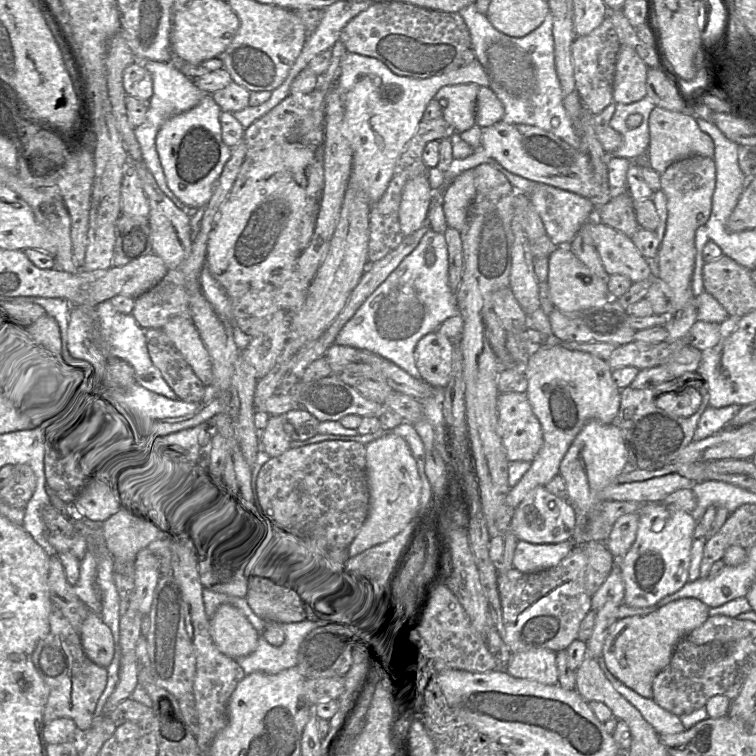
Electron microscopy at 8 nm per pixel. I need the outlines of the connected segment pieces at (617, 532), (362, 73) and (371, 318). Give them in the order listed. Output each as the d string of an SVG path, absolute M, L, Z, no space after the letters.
M637 512L625 514L614 523L606 546L615 559L623 559L636 539L639 525Z
M346 53L336 84L345 108L341 131L353 152L350 179L358 184L370 204L380 200L385 193L399 157L438 90L443 86L466 83L489 87L487 75L476 59L468 66L441 75L415 79L393 73L374 57Z
M432 229L404 258L388 278L365 300L343 326L335 344L367 350L393 362L420 379L414 350L419 340L437 330L448 318L460 315L455 293L449 285L448 247L445 234Z

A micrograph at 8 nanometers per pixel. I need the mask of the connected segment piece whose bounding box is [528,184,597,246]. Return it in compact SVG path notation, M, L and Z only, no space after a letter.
M546 184L536 185L528 196L543 222L546 234L556 246L569 246L580 228L588 220L595 218L597 211L590 199Z

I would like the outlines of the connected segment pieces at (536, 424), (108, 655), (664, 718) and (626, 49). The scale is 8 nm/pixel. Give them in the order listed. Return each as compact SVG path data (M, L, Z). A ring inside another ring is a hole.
M500 393L497 402L499 434L510 461L532 462L544 439L539 419L526 393Z
M90 611L80 627L86 655L98 665L108 667L114 657L115 643L110 627L100 614Z
M597 658L600 669L616 692L633 705L659 735L681 733L685 730L678 716L657 705L653 699L643 698L617 680L607 669L604 659Z
M620 44L614 73L614 103L631 104L643 99L647 93L648 69L632 47Z

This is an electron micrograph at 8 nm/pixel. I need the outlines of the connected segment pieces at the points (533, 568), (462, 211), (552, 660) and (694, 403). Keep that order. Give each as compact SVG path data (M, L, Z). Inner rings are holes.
M518 541L513 557L513 568L523 573L540 572L558 565L574 549L574 543L533 544Z
M474 169L462 172L445 187L441 196L446 223L459 232L466 225L468 209L475 198L474 178Z
M533 649L514 653L505 670L515 678L531 680L544 685L558 684L556 652L549 649Z
M690 387L683 392L668 392L657 397L655 404L670 416L687 418L700 407L702 396L699 391Z

